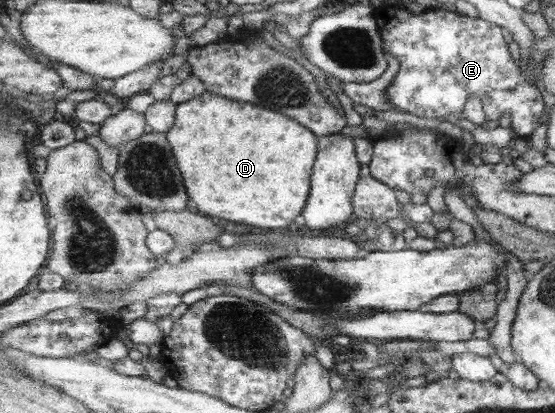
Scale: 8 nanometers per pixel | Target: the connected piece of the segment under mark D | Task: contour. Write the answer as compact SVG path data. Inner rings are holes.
M209 91L177 104L175 123L167 133L167 140L171 142L189 198L201 214L263 229L281 229L289 227L303 213L311 196L319 136L302 122L277 111Z

